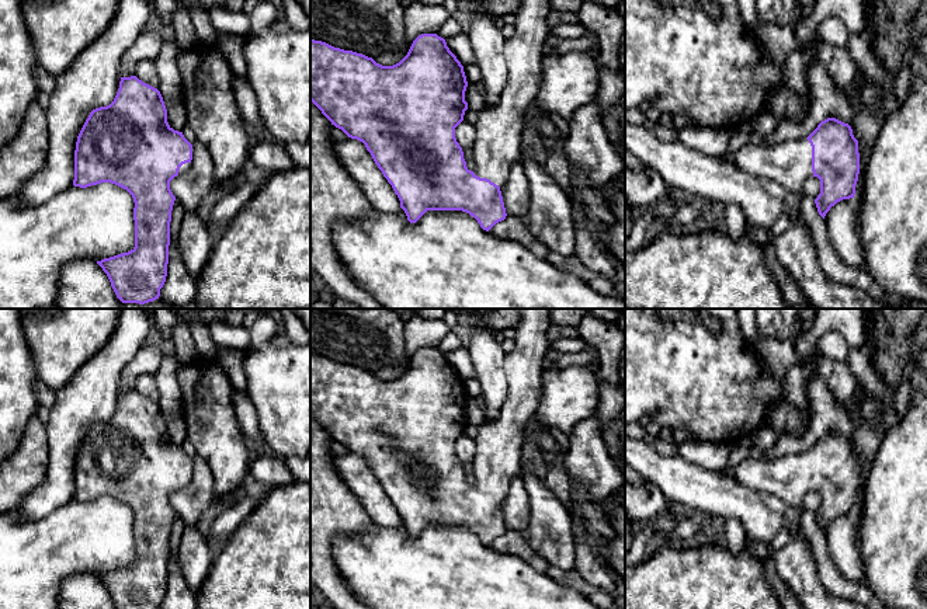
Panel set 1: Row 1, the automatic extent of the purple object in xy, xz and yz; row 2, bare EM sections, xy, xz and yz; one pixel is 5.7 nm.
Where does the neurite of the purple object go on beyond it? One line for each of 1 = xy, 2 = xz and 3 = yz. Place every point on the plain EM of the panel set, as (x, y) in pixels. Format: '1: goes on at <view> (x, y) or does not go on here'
1: goes on at xy (184, 482)
2: goes on at xz (497, 460)
3: goes on at yz (790, 477)

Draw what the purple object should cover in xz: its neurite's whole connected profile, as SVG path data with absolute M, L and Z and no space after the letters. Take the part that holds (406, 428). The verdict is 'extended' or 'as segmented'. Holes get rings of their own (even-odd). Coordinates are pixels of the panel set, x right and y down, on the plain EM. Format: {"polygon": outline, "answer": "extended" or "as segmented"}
{"polygon": "M518 309L520 323L515 327L515 347L504 356L507 396L496 420L479 421L473 474L476 484L466 481L464 466L455 452L455 442L464 435L468 417L468 401L464 380L449 365L444 352L437 348L419 349L407 369L393 380L382 380L372 372L353 365L334 362L326 356L310 354L310 415L322 428L348 452L362 456L375 478L392 500L407 535L416 537L427 525L462 525L473 530L480 542L489 546L506 533L506 522L500 502L510 484L521 471L521 448L530 418L537 413L542 394L544 359L552 344L548 330L551 309Z", "answer": "extended"}

